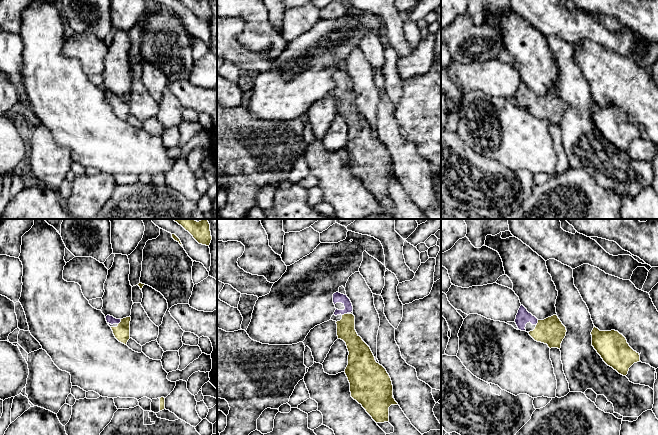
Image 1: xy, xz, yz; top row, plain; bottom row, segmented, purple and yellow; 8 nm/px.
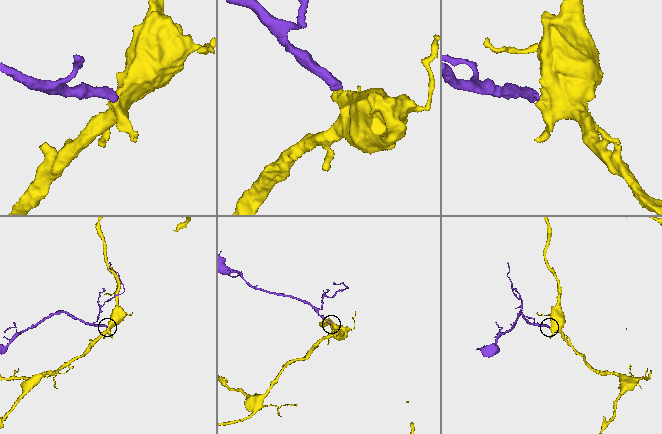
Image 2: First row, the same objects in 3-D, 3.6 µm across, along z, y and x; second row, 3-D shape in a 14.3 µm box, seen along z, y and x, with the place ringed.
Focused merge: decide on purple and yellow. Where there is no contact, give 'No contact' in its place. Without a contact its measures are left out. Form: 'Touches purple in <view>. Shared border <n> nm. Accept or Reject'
Touches purple in xy. Shared border 50 nm. Accept

